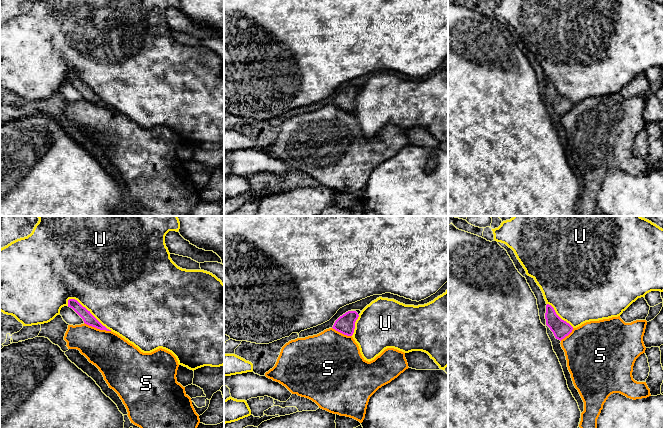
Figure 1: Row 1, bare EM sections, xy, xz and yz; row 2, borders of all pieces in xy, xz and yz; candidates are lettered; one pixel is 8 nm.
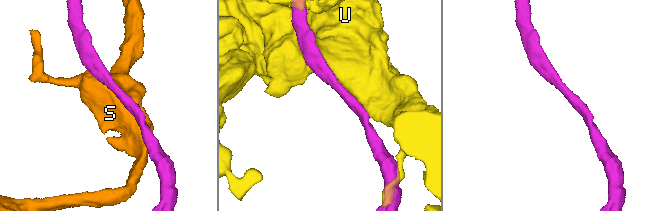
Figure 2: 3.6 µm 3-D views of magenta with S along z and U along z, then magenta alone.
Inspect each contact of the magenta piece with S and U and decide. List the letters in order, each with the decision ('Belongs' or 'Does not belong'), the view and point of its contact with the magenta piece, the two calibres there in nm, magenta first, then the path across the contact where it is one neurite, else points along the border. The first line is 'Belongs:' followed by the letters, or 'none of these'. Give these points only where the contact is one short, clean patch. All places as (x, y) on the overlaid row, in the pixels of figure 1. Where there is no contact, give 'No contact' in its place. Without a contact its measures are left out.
Belongs: none of these
S: Does not belong. Touches magenta at xy (97, 328). Thickness 90 nm (magenta) against 320 nm
U: Does not belong. Touches magenta at xy (89, 311). Thickness 90 nm (magenta) against 500 nm

